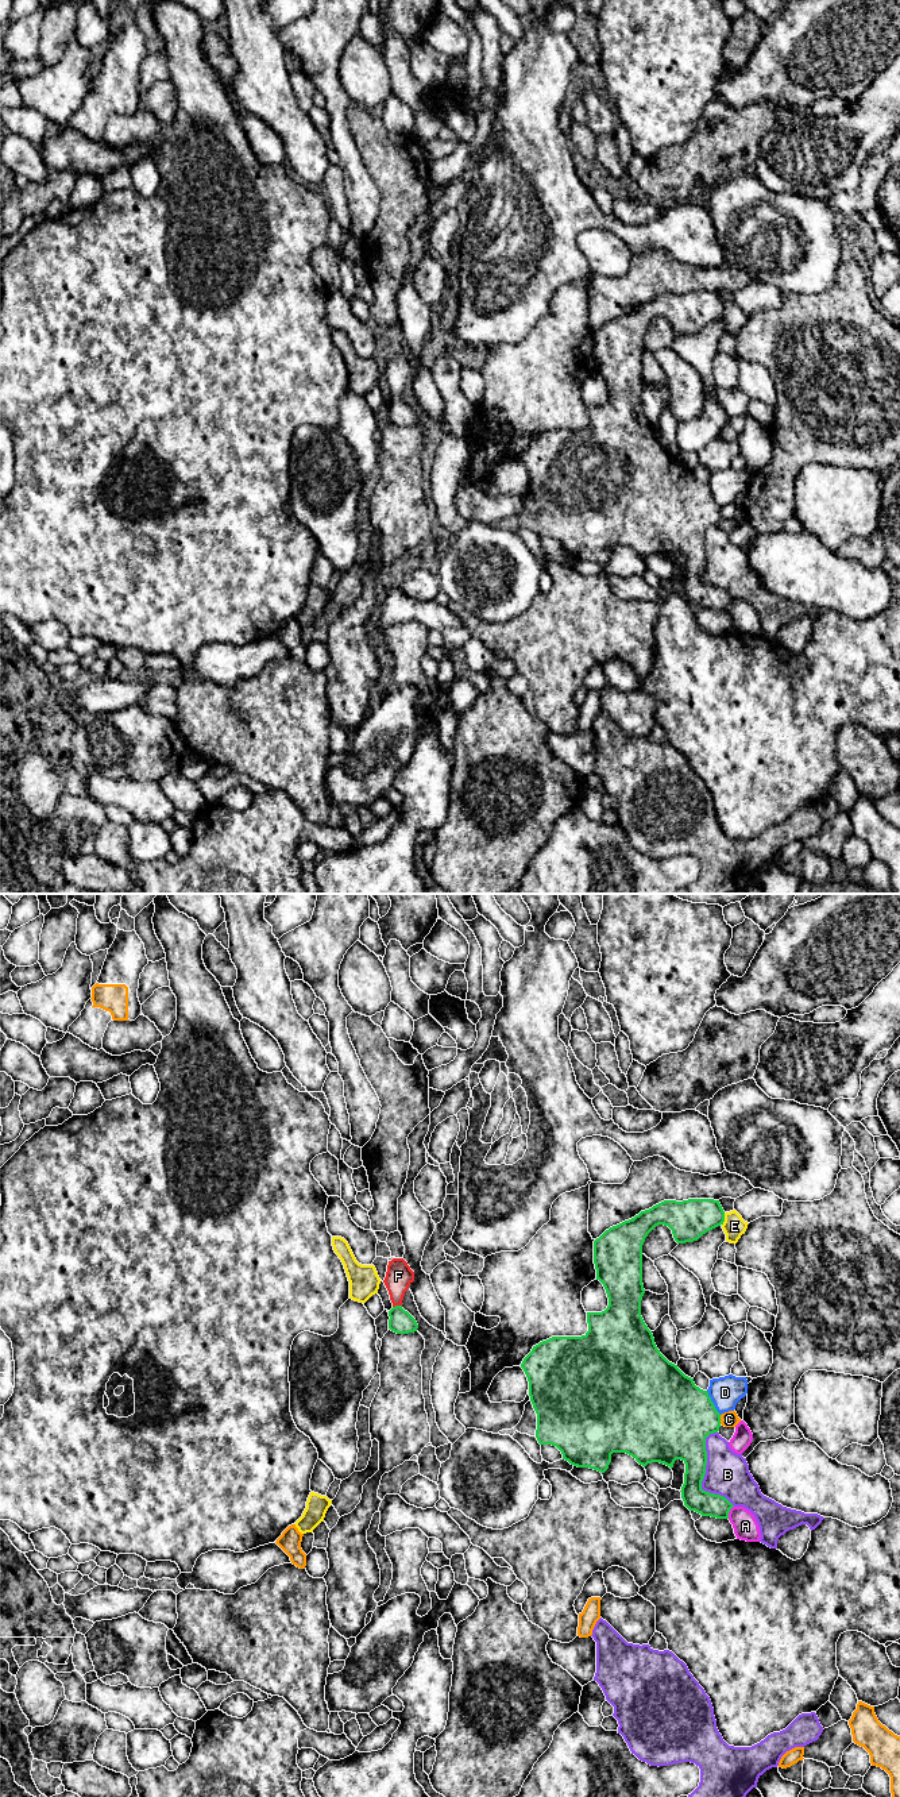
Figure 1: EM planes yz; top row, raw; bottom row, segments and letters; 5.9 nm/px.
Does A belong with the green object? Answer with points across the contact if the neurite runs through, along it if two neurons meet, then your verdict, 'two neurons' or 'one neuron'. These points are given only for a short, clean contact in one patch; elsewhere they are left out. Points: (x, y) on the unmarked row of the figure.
border along yz (733, 598), (727, 610); two neurons

